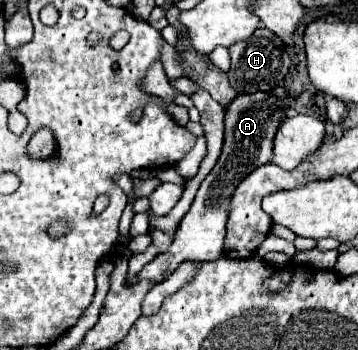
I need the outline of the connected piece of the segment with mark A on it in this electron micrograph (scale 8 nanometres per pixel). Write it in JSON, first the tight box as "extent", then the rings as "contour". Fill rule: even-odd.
{"extent":[138,88,292,284],"contour":[[[276,88],[272,92],[256,92],[256,94],[240,94],[232,106],[226,110],[226,136],[224,136],[224,148],[222,154],[212,168],[212,172],[204,178],[200,184],[200,190],[188,210],[188,214],[182,218],[172,244],[166,252],[158,254],[148,266],[144,266],[138,274],[138,279],[144,278],[152,284],[160,284],[172,274],[182,262],[186,260],[216,260],[222,252],[222,242],[226,236],[226,220],[228,220],[228,202],[236,186],[258,166],[264,166],[272,158],[272,142],[274,134],[280,126],[280,122],[286,118],[284,110],[290,106],[292,98],[284,88]]]}

